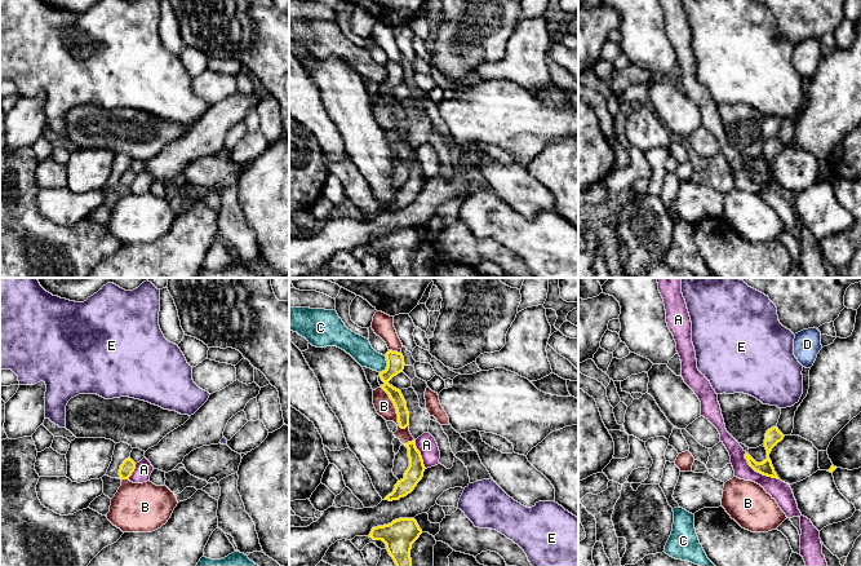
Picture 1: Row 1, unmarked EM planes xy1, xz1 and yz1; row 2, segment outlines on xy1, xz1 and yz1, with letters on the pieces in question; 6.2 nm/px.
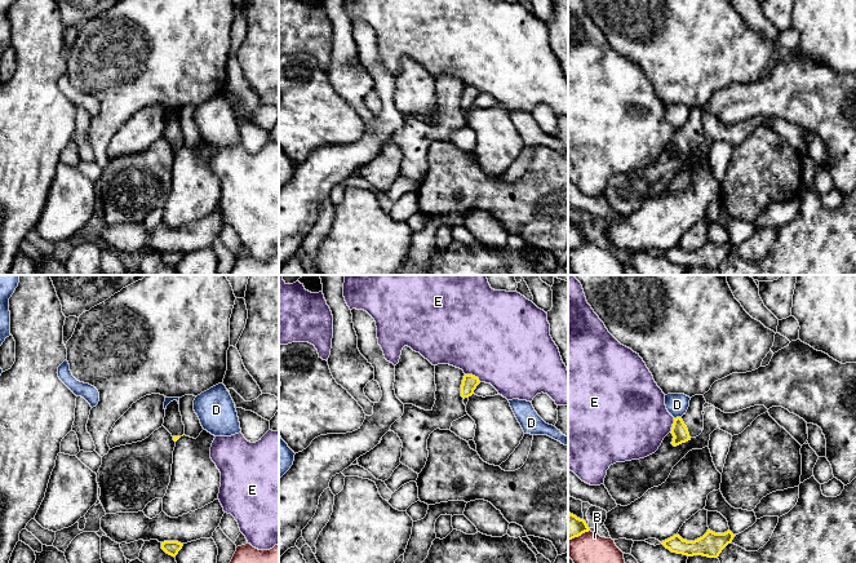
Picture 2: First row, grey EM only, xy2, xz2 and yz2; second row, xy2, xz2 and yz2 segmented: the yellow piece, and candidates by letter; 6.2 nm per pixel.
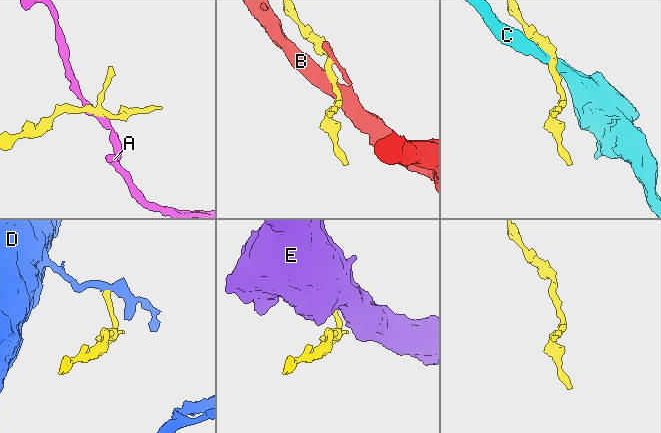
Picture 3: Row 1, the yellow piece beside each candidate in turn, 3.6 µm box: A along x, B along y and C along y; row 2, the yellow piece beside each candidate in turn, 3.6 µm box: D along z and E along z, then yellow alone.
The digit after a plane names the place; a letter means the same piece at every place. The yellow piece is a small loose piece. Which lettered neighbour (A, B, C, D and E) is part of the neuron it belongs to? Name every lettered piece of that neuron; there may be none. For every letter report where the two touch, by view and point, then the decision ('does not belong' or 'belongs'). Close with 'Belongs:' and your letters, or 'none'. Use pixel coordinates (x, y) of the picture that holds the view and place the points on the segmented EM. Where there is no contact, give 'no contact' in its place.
A: meets yellow in yz1 at (759, 472); does not belong
B: meets yellow in xz1 at (395, 407); does not belong
C: meets yellow in xz1 at (387, 365); does not belong
D: meets yellow in yz2 at (677, 417); does not belong
E: meets yellow in xz2 at (471, 375); does not belong
Belongs: none

